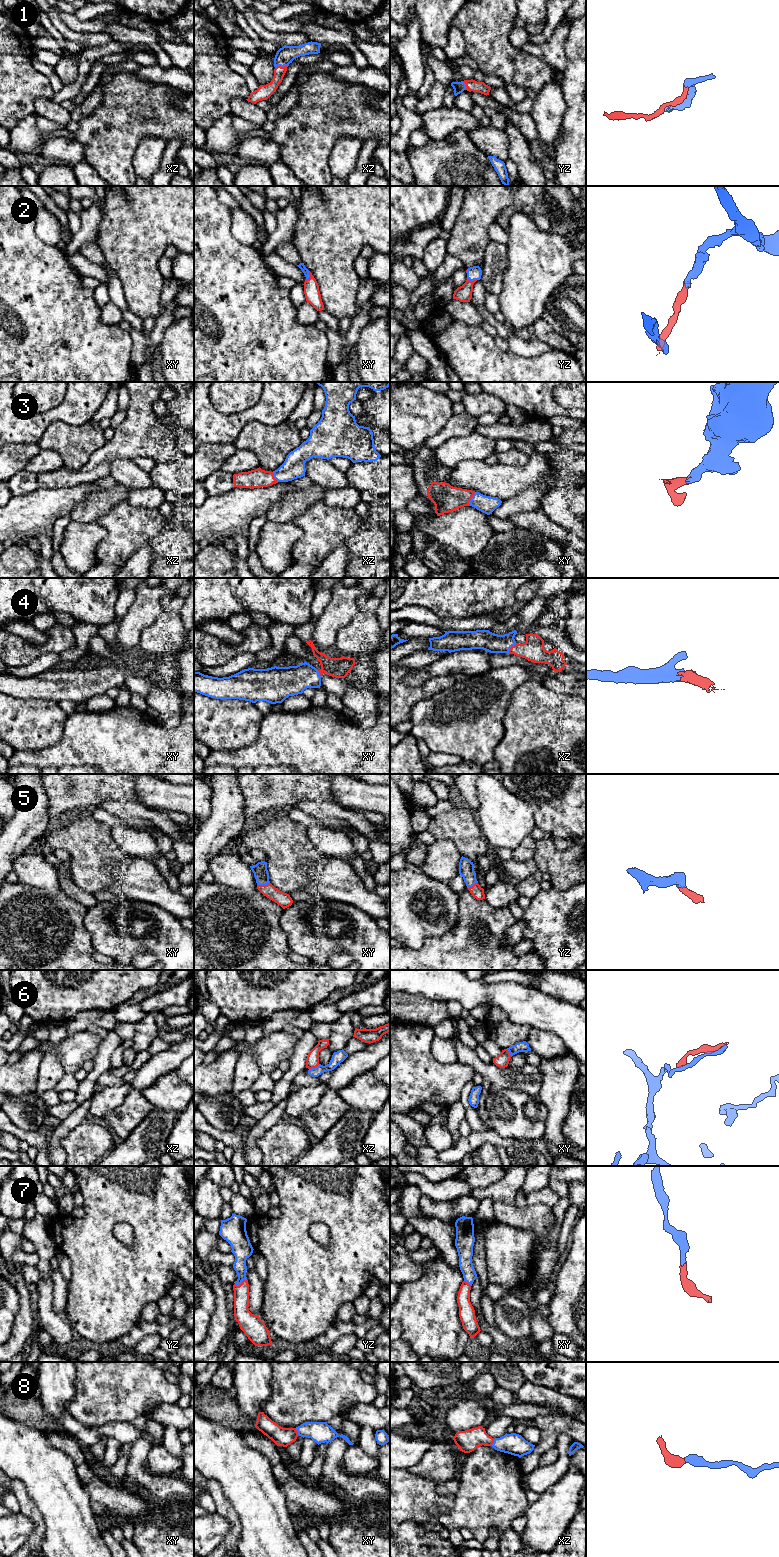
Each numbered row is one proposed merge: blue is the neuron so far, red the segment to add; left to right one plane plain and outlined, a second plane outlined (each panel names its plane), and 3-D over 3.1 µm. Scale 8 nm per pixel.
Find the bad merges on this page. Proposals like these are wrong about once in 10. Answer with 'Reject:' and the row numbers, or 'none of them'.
Reject: 6

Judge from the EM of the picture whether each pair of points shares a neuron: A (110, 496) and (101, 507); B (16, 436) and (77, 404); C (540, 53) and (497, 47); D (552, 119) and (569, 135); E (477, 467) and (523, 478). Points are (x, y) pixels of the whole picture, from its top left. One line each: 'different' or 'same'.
A: same
B: same
C: different
D: different
E: same

